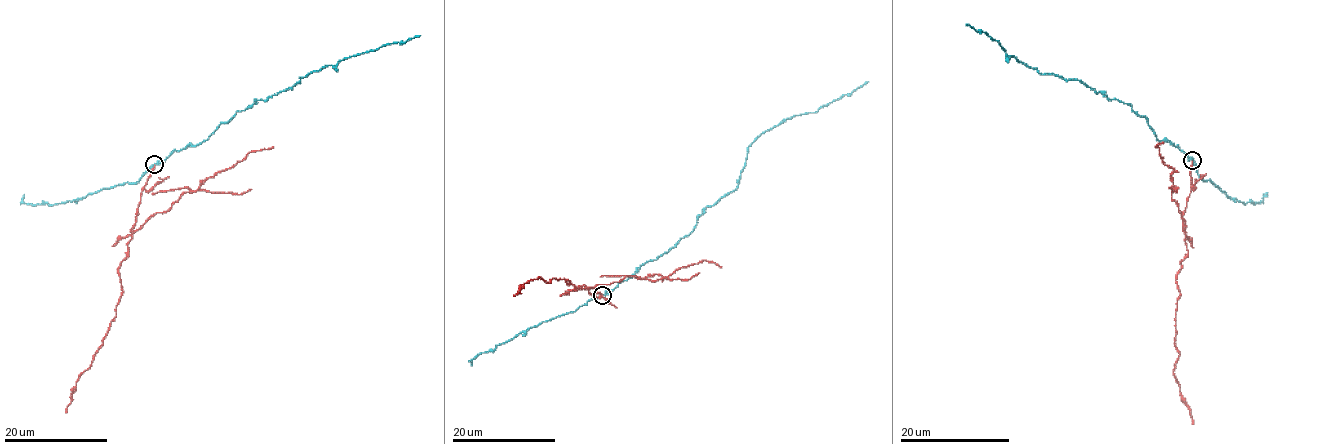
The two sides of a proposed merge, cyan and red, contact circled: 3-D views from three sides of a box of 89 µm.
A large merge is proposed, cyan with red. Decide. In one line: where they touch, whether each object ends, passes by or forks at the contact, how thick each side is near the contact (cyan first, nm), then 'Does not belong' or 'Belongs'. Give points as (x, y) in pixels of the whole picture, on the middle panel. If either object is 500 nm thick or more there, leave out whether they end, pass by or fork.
Place: (602, 295). At the ring cyan passes by. At the ring red ends. Thickness 200 nm (cyan) against 150 nm. Does not belong

